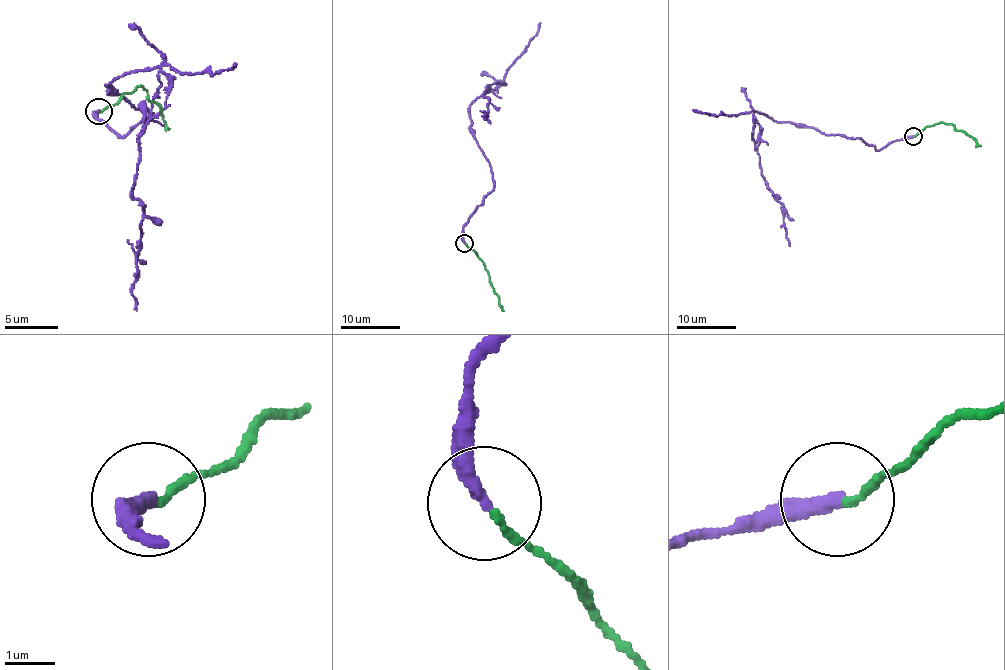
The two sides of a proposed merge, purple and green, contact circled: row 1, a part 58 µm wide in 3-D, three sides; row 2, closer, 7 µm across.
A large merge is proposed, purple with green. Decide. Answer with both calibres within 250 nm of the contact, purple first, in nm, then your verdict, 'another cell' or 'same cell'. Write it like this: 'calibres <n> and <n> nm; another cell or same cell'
calibres 320 and 160 nm; another cell

